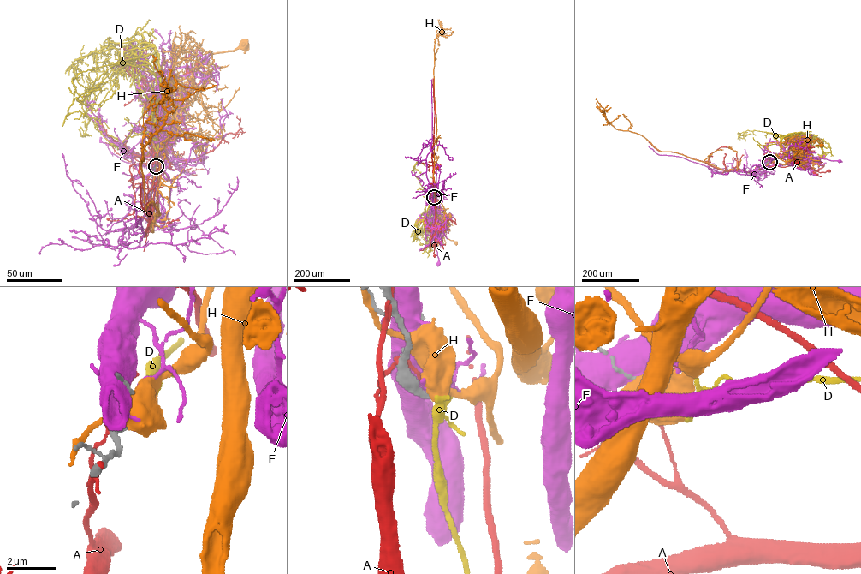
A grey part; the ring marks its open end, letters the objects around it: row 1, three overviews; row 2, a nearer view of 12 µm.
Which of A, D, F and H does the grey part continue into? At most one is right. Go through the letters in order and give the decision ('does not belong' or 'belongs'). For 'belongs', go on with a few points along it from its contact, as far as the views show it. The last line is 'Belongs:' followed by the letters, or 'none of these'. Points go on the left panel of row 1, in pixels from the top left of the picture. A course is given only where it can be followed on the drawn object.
A: does not belong
D: belongs; it runs (156, 166), (157, 50), (127, 37), (133, 44), (126, 45), (126, 65), (140, 87), (151, 90)
F: does not belong
H: does not belong
Belongs: D

